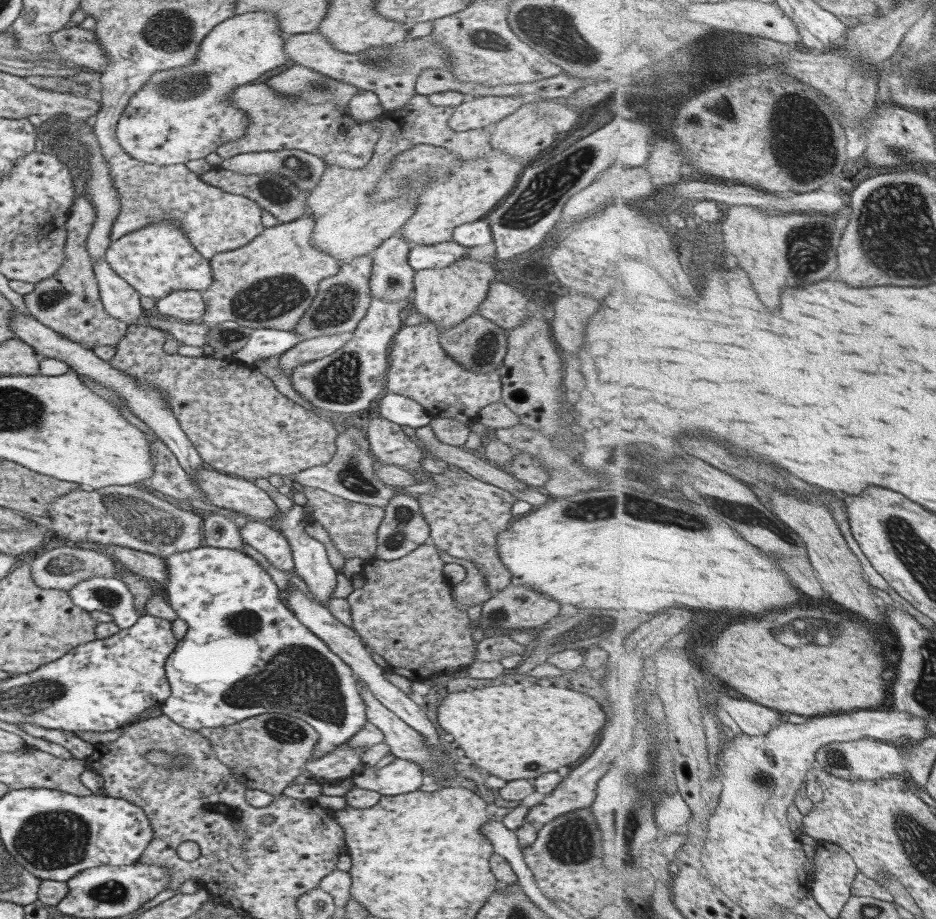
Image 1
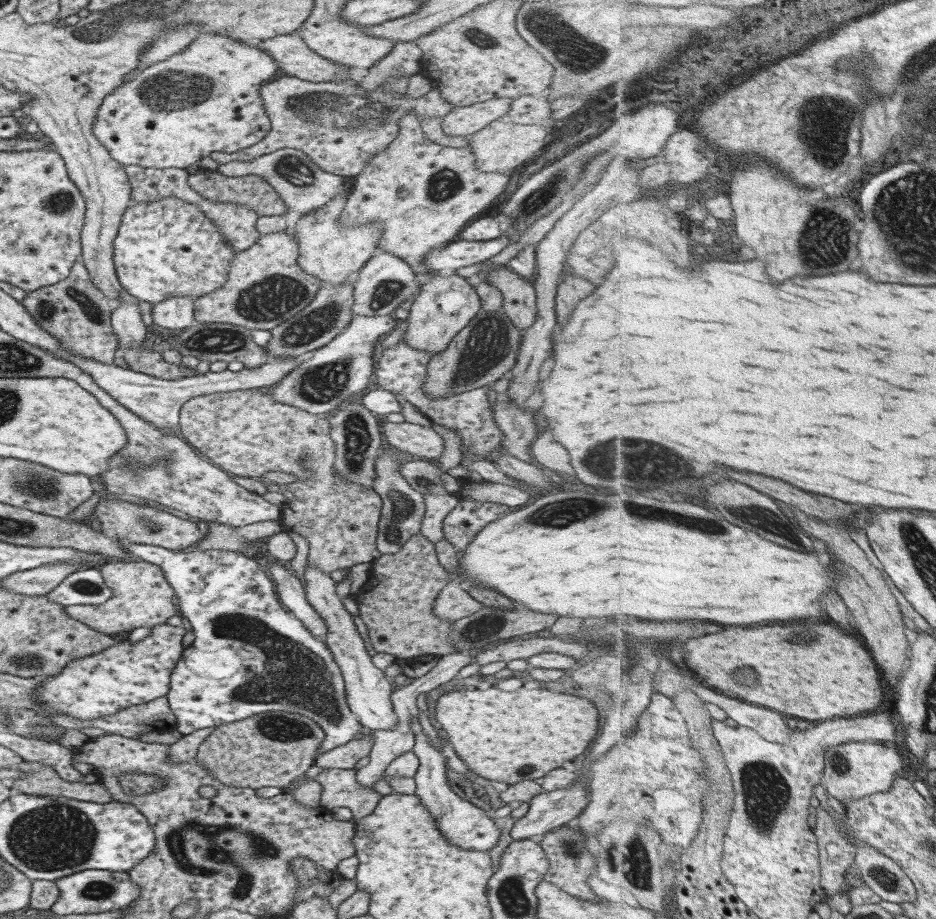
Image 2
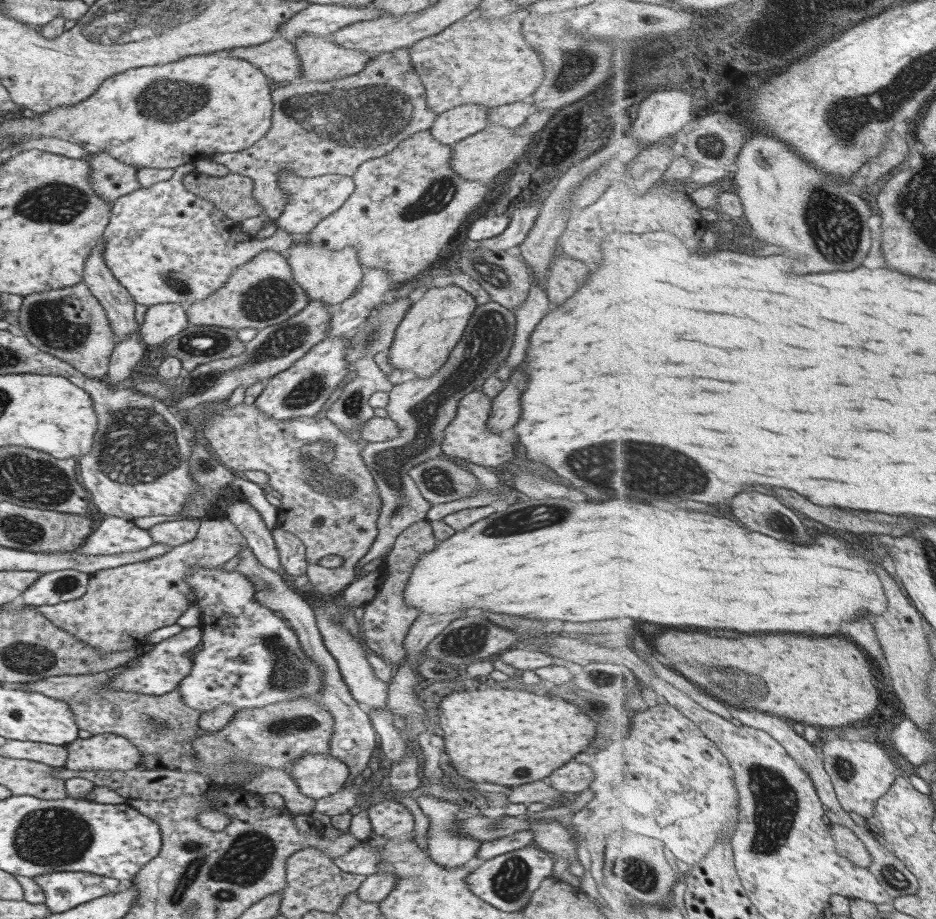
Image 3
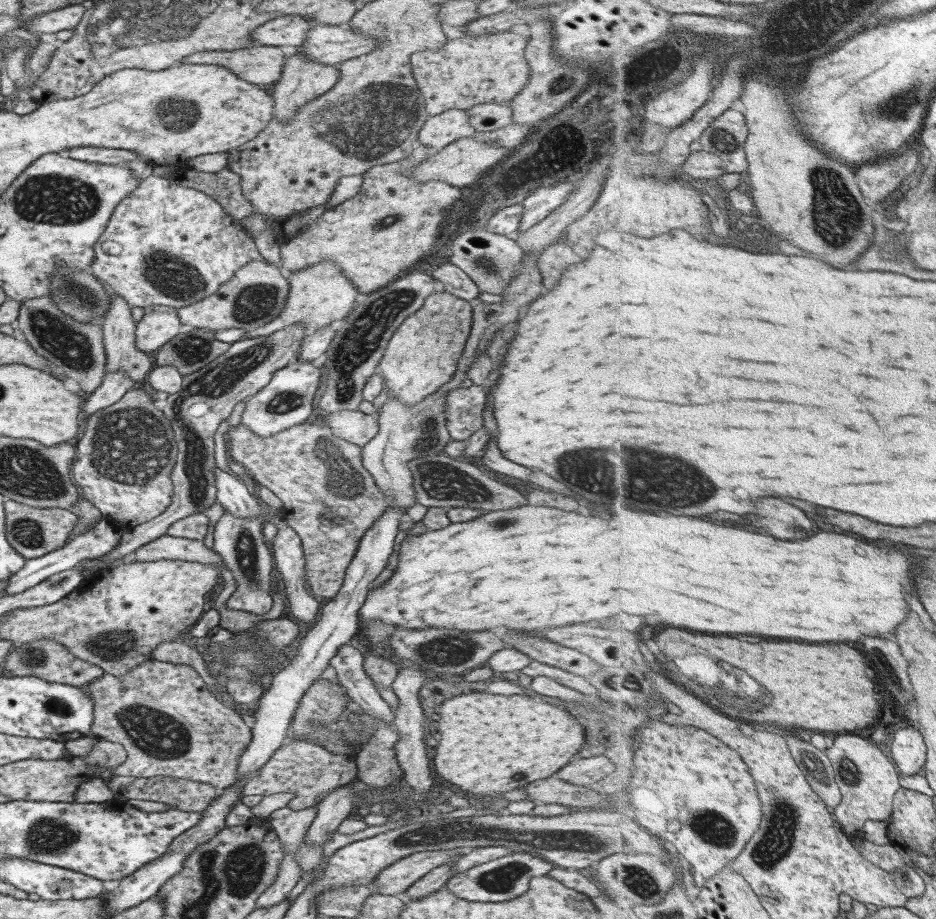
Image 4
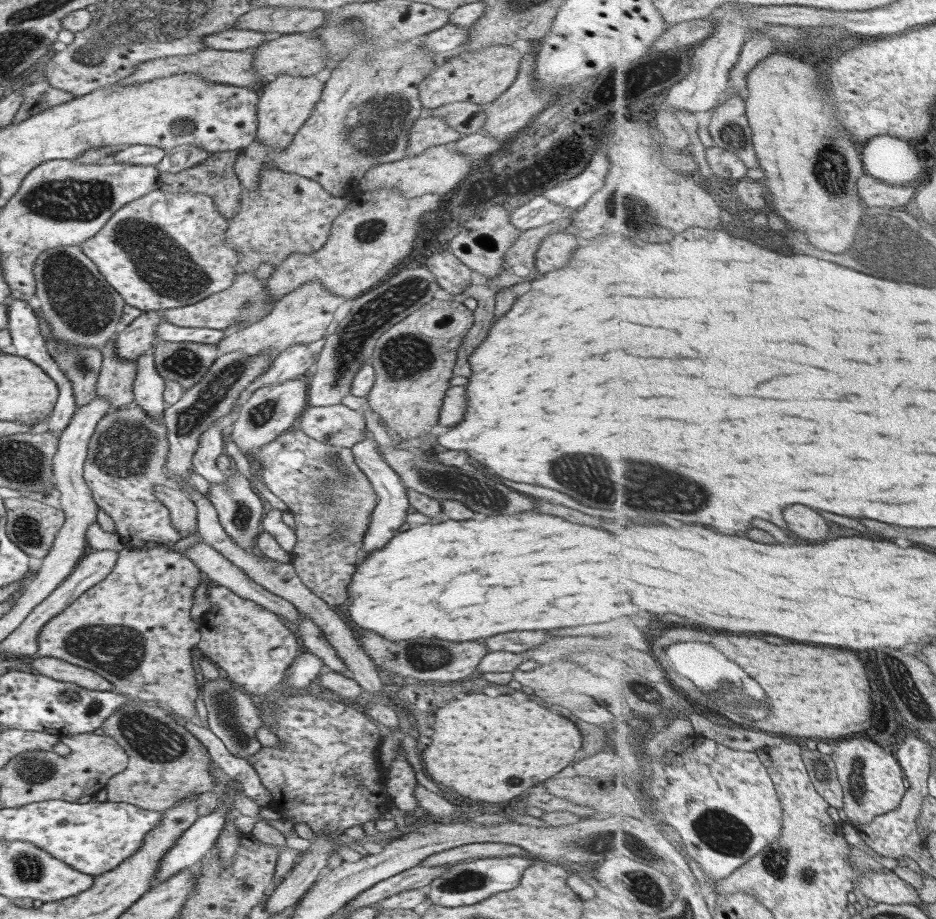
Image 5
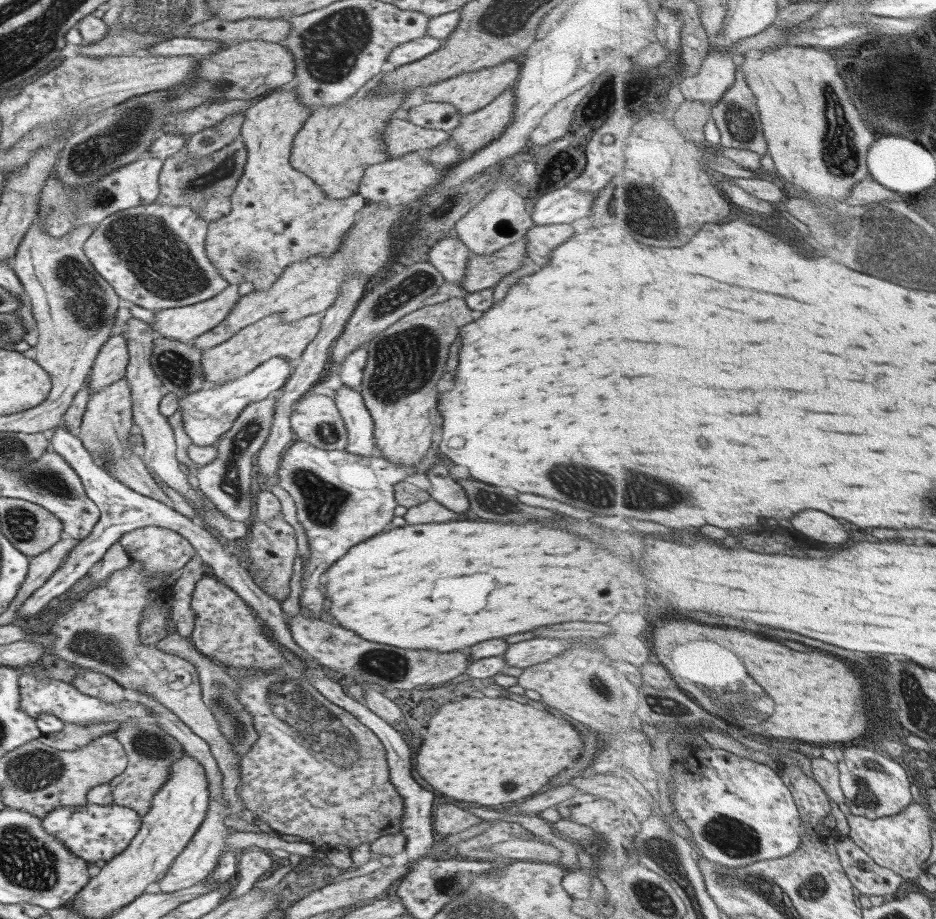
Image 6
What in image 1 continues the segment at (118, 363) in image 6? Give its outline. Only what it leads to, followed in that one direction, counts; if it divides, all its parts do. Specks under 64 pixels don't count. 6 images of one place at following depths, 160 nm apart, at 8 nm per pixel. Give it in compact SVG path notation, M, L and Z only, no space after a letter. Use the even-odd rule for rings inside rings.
M195 290L174 291L155 300L155 308L161 317L182 323L199 321L206 312L201 293Z

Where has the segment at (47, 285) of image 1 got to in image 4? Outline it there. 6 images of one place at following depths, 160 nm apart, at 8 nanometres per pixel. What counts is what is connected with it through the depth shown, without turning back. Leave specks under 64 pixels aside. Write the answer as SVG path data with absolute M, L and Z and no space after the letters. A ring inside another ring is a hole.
M47 296L31 298L20 303L17 310L14 327L19 330L23 338L29 343L29 346L47 362L51 364L56 372L60 372L63 378L71 378L79 386L80 393L93 393L101 382L105 372L105 353L102 345L102 330L99 323L91 320L91 323L79 323L79 320L61 313L59 307L55 307L55 302L51 302Z

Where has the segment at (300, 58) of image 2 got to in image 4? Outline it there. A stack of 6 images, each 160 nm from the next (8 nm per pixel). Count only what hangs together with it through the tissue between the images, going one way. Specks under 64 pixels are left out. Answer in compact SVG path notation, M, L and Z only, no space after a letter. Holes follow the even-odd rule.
M255 45L231 51L201 51L183 57L177 63L225 66L245 82L271 84L279 80L287 51L279 47Z

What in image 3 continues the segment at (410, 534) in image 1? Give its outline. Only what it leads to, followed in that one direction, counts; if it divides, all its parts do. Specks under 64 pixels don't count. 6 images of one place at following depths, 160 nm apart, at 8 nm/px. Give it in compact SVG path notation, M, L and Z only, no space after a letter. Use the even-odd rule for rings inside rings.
M491 300L478 305L467 322L467 327L458 343L449 353L443 366L427 379L408 377L402 384L393 385L384 406L387 418L398 428L395 438L371 444L364 444L360 457L371 473L381 499L380 513L376 520L377 535L373 539L367 562L382 556L394 543L395 537L414 522L425 520L431 506L415 486L408 470L427 459L442 453L440 444L443 429L451 422L456 404L465 394L481 391L483 382L499 365L504 364L515 331L514 314Z

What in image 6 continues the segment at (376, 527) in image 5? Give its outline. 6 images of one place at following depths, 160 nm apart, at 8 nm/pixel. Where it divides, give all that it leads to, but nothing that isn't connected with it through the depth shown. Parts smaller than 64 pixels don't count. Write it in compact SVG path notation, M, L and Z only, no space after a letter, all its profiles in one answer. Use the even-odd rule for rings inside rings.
M339 386L332 397L342 418L347 437L344 450L351 454L375 457L371 415L365 408L362 396L345 386Z

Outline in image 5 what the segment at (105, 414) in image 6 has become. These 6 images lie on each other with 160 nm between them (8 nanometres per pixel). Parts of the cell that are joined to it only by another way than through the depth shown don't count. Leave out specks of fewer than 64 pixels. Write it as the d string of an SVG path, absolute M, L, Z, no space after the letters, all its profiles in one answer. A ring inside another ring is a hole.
M114 337L101 348L102 365L95 386L96 396L108 402L106 414L112 410L128 406L133 400L133 380L136 364L134 360L124 360L114 355ZM157 485L154 495L168 510L170 524L180 534L180 538L196 532L196 508L185 492L172 485Z

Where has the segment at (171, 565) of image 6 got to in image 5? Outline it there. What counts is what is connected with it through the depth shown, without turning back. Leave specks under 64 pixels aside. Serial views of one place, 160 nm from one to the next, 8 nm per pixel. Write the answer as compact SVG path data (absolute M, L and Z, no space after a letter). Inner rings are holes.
M136 404L122 406L106 414L96 424L94 434L88 442L88 449L82 464L82 477L89 487L93 502L113 521L116 534L123 543L132 548L170 548L180 534L170 524L168 510L154 495L157 485L170 485L162 472L168 454L167 430L162 421L149 418Z

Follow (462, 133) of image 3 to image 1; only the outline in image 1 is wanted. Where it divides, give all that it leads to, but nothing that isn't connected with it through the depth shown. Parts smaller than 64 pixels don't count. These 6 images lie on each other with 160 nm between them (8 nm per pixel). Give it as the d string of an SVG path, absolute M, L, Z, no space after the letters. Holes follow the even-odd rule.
M485 96L463 102L453 108L446 126L455 132L490 127L521 106L521 98L513 96Z

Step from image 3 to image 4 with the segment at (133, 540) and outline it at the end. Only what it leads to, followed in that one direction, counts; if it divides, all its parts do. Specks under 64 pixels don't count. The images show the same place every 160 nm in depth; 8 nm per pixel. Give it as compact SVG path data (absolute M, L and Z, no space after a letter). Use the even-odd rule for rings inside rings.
M105 519L97 520L94 526L89 530L75 535L73 538L67 540L65 544L57 550L48 552L39 558L31 558L24 561L24 565L15 574L12 574L4 586L4 594L19 594L38 582L62 570L76 568L83 561L93 560L102 554L109 553L115 545L118 545L118 540L122 535L121 531L115 529L113 525L109 524Z

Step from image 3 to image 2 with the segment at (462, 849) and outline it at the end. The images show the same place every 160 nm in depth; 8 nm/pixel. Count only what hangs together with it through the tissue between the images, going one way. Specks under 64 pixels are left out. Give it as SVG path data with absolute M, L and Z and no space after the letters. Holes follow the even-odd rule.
M417 717L409 720L409 730L415 738L412 754L418 762L417 771L414 774L415 797L419 799L421 806L427 810L435 821L438 831L450 844L465 850L487 851L495 846L499 838L499 830L491 818L486 817L484 811L469 804L465 799L461 800L454 794L445 779L446 760L441 755L441 749L436 744L430 744L420 728Z

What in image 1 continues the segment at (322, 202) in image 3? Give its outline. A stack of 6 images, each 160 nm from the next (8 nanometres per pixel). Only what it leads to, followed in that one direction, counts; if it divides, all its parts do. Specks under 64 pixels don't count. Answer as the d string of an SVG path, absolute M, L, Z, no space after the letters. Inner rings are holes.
M283 149L265 152L245 152L225 158L221 169L239 174L263 174L274 172L288 178L301 191L311 192L325 171L322 158L297 149Z

